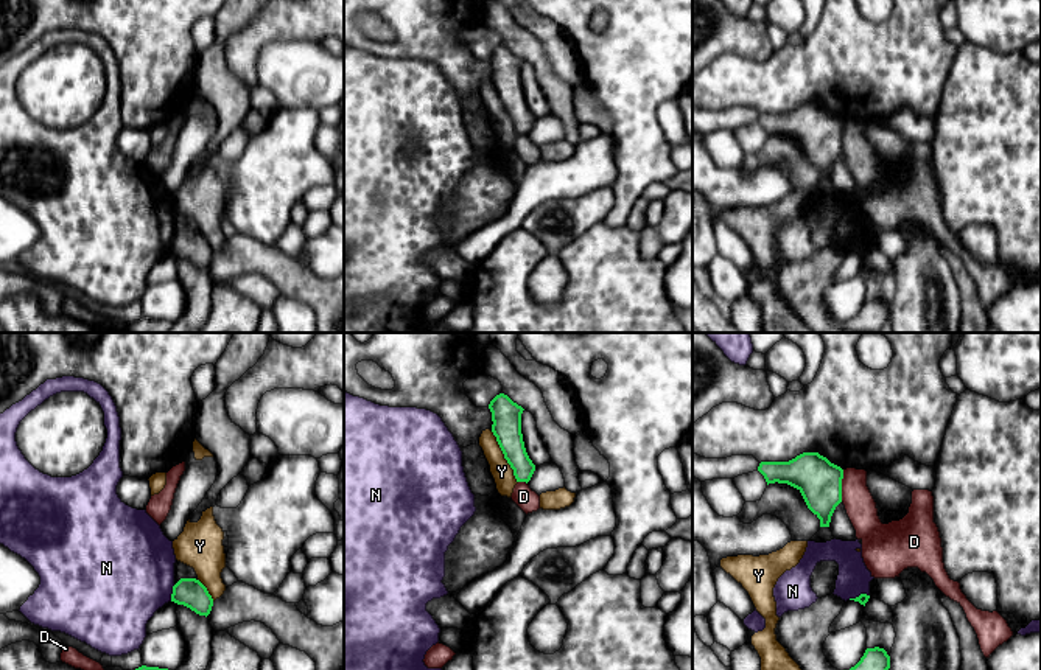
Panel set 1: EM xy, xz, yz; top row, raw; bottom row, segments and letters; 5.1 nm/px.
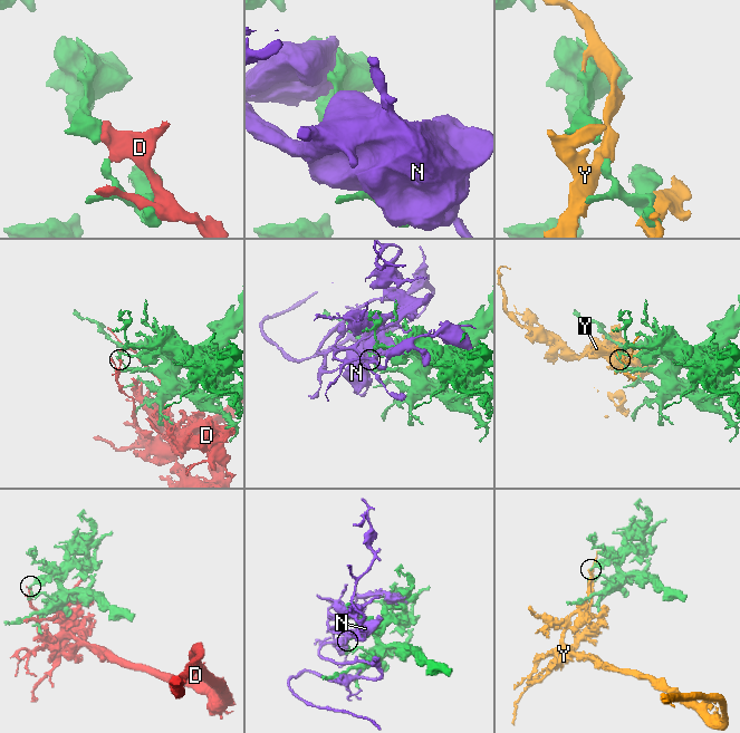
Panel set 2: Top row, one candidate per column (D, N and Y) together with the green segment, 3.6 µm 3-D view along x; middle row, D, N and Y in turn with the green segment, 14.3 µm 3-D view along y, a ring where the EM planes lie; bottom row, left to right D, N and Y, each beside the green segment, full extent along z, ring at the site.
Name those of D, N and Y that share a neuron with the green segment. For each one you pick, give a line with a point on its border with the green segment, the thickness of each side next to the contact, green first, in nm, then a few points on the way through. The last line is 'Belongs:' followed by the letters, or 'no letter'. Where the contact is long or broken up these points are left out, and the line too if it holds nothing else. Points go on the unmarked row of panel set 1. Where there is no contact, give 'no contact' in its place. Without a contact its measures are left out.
Belongs: no letter

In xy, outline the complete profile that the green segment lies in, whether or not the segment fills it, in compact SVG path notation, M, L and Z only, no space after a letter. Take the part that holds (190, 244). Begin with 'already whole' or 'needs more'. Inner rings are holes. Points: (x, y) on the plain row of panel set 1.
already whole; M181 230L173 238L171 253L184 256L199 267L209 267L213 250L207 239L196 230Z

